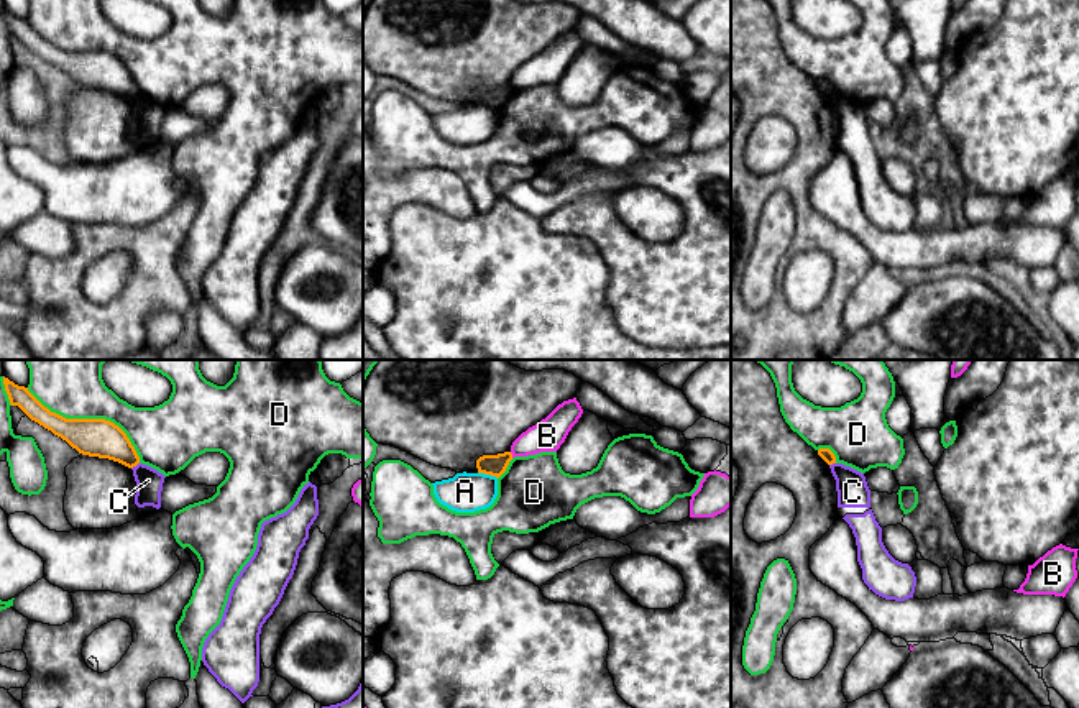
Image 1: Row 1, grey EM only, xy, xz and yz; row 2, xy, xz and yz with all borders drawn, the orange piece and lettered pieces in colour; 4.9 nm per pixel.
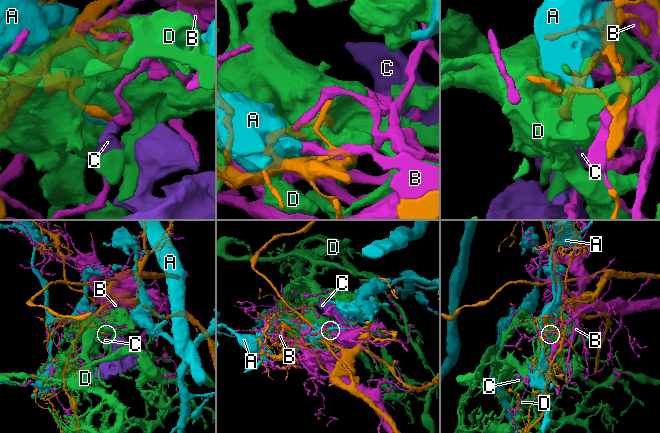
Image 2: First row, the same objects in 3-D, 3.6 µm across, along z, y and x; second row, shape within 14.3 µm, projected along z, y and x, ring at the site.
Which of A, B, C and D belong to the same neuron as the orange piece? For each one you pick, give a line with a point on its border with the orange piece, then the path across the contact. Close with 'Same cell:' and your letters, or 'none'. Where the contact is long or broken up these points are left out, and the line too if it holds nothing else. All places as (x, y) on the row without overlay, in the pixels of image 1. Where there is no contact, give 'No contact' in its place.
Same cell: none

